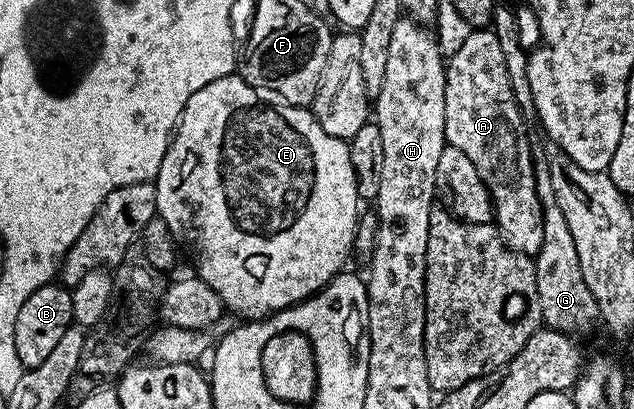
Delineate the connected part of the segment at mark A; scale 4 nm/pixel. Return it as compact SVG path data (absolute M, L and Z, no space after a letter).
M472 30L469 38L465 38L461 48L457 50L446 61L447 81L445 82L445 141L450 147L461 150L477 166L477 174L487 183L487 188L491 192L491 203L493 205L493 220L497 225L507 246L514 248L516 252L523 252L529 257L534 257L535 253L541 250L543 241L543 207L537 194L535 185L535 163L531 161L531 141L532 137L527 136L528 125L523 122L523 115L513 98L513 86L509 86L509 70L505 70L505 58L501 55L501 42L497 42L494 31L491 30Z

